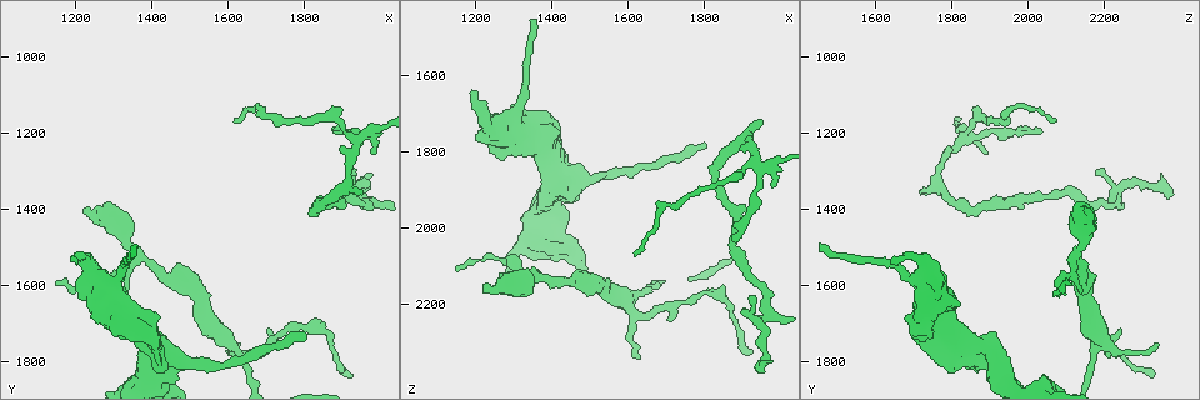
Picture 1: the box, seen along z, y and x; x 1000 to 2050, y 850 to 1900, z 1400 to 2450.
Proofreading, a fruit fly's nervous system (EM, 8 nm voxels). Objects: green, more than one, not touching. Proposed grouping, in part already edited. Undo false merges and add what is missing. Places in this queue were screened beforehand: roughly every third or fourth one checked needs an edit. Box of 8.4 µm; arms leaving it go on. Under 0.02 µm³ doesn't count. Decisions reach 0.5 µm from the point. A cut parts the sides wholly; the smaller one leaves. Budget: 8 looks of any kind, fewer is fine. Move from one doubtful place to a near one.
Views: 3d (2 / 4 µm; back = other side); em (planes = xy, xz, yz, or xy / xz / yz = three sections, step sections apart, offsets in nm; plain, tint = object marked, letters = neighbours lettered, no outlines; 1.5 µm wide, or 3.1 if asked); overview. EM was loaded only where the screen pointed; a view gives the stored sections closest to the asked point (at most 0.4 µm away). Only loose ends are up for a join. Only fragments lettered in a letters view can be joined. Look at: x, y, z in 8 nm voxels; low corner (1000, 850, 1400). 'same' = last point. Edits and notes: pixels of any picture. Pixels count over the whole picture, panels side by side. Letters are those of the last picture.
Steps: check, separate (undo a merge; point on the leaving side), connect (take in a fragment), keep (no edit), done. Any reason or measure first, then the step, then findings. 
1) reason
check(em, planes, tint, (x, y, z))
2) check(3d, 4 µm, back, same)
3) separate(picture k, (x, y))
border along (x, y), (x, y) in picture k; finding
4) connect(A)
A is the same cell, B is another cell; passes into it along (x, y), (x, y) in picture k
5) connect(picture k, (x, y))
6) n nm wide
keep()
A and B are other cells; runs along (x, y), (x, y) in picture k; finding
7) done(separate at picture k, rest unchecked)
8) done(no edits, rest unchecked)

branch stops here
check(3d, 4 µm, (1235, 1395, 2155))

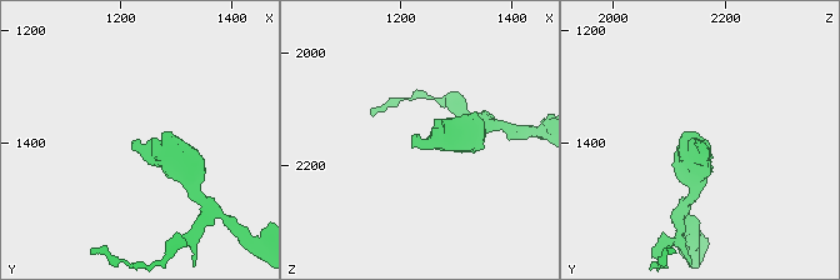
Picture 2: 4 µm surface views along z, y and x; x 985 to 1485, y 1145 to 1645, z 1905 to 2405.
check(em, xy, step 4, letters, (1235, 1395, 2145))

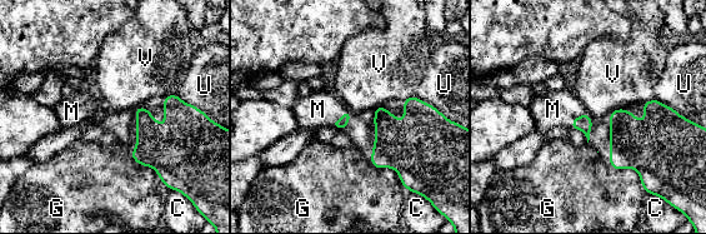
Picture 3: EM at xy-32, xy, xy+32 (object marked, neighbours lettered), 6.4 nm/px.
G touches over 240 nm
connect(M)
M is the same cell, C, G, U and V are other cells; the neuron continues

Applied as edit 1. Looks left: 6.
an open end
check(em, planes, letters, (1200, 1535, 1640))

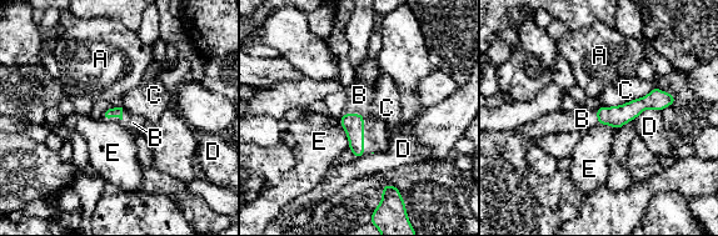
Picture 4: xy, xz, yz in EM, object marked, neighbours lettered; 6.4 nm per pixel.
connect(B)
B is the same cell, A, C, D and E are other cells; passes into it along (353, 124), (363, 125), (359, 95) in picture 4; it goes on there

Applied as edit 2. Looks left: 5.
thin end
check(em, xz, step 4, tint, (1950, 1350, 1720))

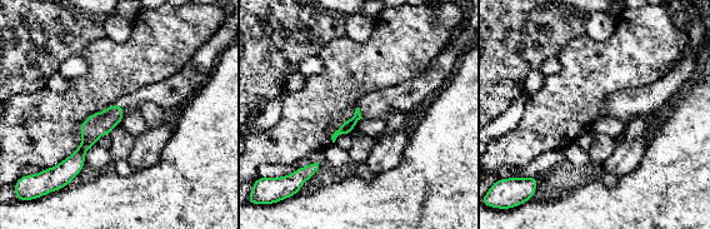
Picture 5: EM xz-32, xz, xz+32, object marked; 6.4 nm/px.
check(em, xz, step 4, letters, same)

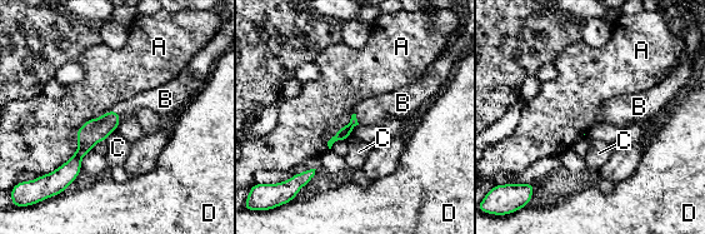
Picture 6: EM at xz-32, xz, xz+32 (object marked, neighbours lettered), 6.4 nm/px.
80 nm wide
connect(B)
B is the same cell, A, C and D are other cells; passes into it along (345, 132), (356, 119), (373, 110) in picture 6; the neuron continues

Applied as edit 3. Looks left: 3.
done(connect at picture 3, connect at picture 4, connect at picture 6, rest unchecked)

